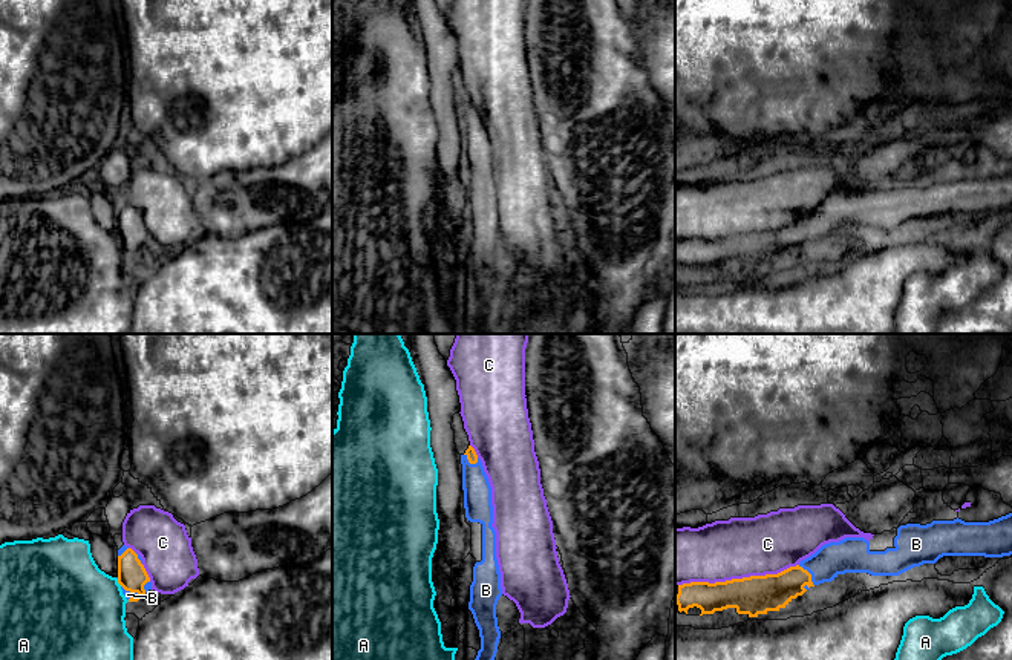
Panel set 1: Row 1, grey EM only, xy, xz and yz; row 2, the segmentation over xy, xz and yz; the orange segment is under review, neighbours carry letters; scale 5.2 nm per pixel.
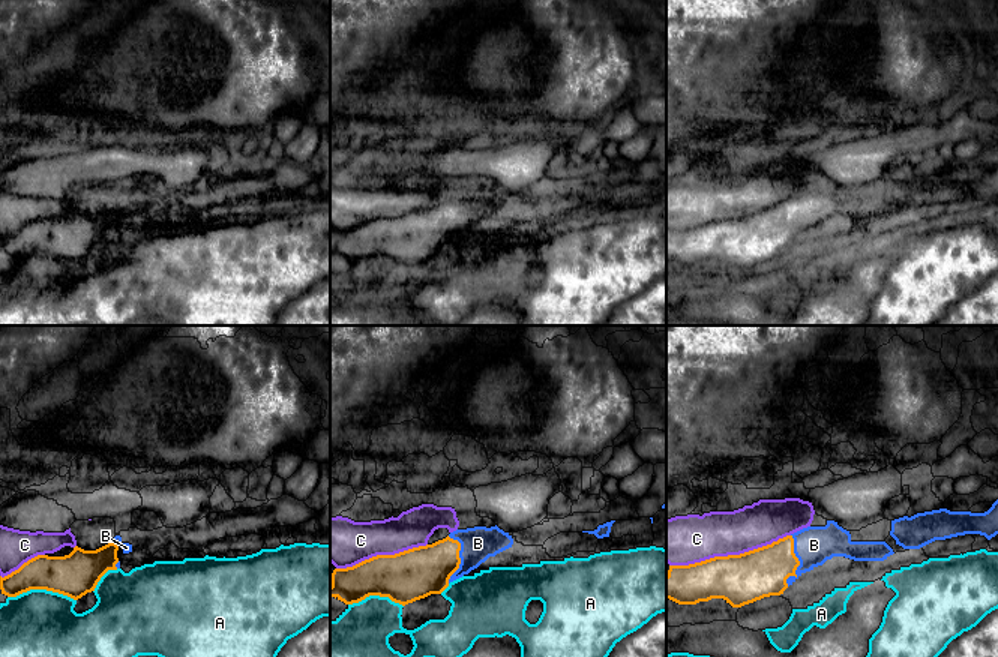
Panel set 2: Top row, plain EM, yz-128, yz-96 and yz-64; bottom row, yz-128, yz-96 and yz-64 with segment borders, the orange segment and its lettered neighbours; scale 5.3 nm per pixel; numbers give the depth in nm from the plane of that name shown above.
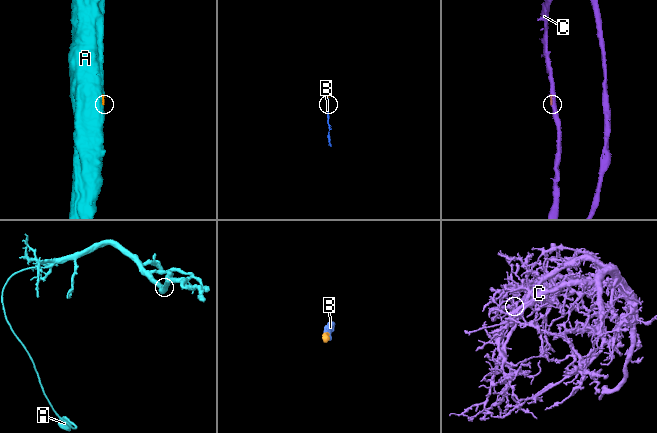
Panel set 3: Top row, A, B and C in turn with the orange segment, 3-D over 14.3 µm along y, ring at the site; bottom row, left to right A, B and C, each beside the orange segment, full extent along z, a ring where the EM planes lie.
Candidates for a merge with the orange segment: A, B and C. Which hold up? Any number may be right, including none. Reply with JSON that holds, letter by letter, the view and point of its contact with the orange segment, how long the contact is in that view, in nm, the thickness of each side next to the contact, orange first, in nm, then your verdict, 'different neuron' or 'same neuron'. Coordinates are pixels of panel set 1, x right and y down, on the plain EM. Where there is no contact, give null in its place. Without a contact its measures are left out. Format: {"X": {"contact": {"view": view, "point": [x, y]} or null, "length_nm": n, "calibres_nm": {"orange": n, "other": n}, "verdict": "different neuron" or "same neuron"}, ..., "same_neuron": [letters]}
{"A": {"contact": {"view": "xy", "point": [118, 239]}, "length_nm": 50, "calibres_nm": {"orange": 160, "other": 480}, "verdict": "different neuron"}, "B": {"contact": {"view": "yz", "point": [810, 231]}, "length_nm": 140, "calibres_nm": {"orange": 190, "other": 190}, "verdict": "same neuron"}, "C": {"contact": {"view": "yz", "point": [738, 236]}, "length_nm": 650, "calibres_nm": {"orange": 200, "other": 320}, "verdict": "different neuron"}, "same_neuron": ["B"]}

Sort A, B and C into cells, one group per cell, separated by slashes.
A / B / C

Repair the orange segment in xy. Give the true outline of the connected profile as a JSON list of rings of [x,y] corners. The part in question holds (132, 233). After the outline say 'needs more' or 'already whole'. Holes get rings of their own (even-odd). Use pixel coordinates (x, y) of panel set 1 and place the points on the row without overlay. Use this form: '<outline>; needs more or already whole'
[[[126,202],[118,207],[116,236],[129,259],[138,259],[152,247],[141,213]]]; needs more

